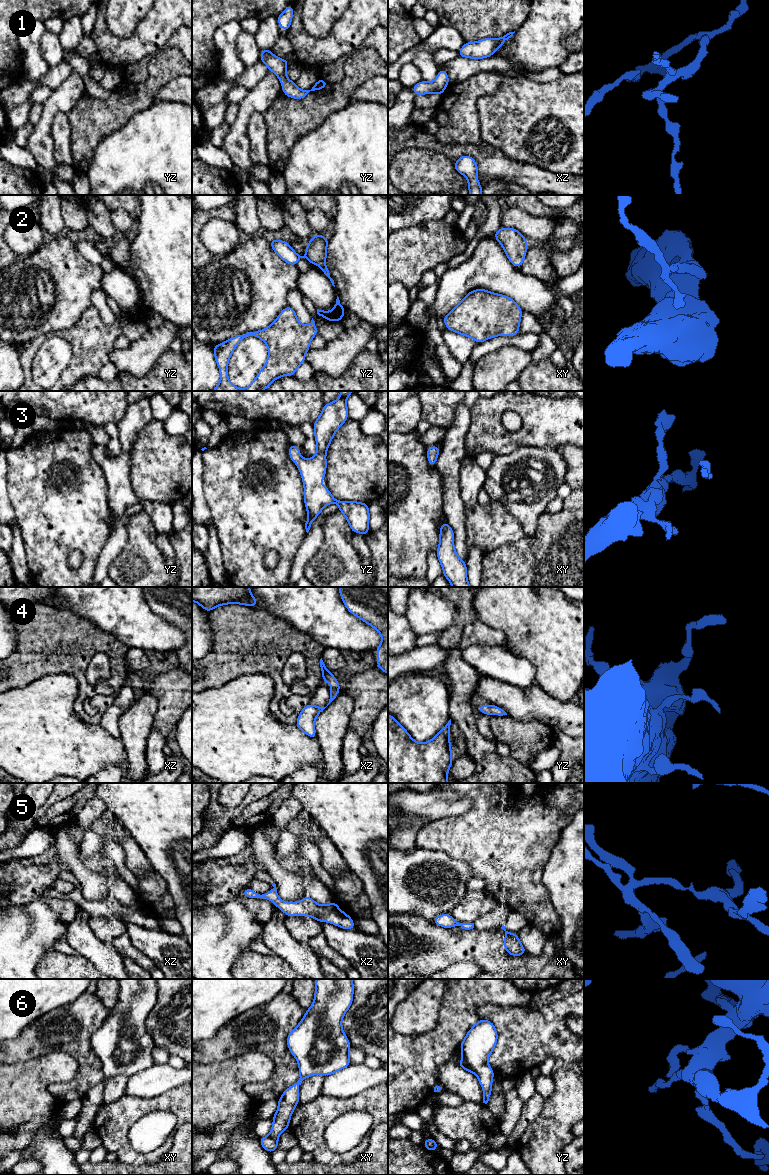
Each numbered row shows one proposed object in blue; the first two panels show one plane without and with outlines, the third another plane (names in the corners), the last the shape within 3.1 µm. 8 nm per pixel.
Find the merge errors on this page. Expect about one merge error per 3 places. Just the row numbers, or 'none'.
2

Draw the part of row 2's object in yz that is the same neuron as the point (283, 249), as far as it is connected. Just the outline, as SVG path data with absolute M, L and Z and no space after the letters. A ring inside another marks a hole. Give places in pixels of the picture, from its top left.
M272 239L270 240L270 245L274 252L289 265L296 266L301 258L307 258L306 255L299 256L291 245L285 241Z

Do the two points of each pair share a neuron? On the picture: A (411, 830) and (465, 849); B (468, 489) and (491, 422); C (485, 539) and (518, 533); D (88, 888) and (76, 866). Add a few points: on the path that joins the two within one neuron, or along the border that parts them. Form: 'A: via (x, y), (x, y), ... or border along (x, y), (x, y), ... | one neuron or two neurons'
A: border along (427, 823), (419, 830), (416, 836), (416, 846) | two neurons
B: border along (467, 457), (473, 459) | two neurons
C: via (493, 533), (510, 533) | one neuron
D: via (88, 883), (88, 879), (80, 871) | one neuron

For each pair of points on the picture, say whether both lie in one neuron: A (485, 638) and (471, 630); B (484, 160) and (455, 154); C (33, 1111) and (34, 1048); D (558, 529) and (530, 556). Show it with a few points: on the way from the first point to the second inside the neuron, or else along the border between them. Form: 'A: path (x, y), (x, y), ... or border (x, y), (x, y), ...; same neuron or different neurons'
A: path (482, 635), (474, 633); same neuron
B: path (477, 153), (475, 151), (462, 151); same neuron
C: border (56, 1050), (51, 1050), (25, 1061), (11, 1063); different neurons
D: path (551, 536), (537, 550); same neuron

